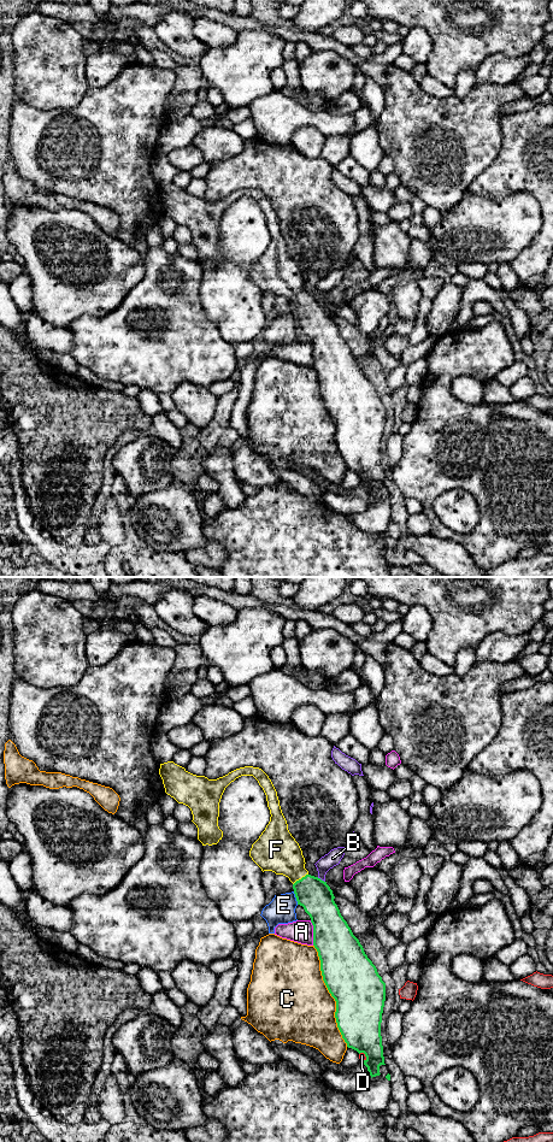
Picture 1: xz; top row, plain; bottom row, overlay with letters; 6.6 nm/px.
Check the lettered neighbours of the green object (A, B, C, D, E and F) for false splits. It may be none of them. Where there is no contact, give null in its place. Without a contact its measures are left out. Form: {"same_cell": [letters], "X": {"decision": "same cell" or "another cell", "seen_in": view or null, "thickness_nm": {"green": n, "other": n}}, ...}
{"same_cell": ["F"], "A": {"decision": "another cell", "seen_in": "xz", "thickness_nm": {"green": 300, "other": 160}}, "B": {"decision": "another cell", "seen_in": "xz", "thickness_nm": {"green": 220, "other": 100}}, "C": {"decision": "another cell", "seen_in": "xz", "thickness_nm": {"green": 340, "other": 480}}, "D": {"decision": "another cell", "seen_in": "xz", "thickness_nm": {"green": 300, "other": 50}}, "E": {"decision": "another cell", "seen_in": "xz", "thickness_nm": {"green": 220, "other": 180}}, "F": {"decision": "same cell", "seen_in": "xz", "thickness_nm": {"green": 220, "other": 280}}}

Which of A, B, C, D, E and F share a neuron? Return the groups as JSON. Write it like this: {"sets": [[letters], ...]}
{"sets": [["A"], ["B"], ["C"], ["D"], ["E"], ["F"]]}

